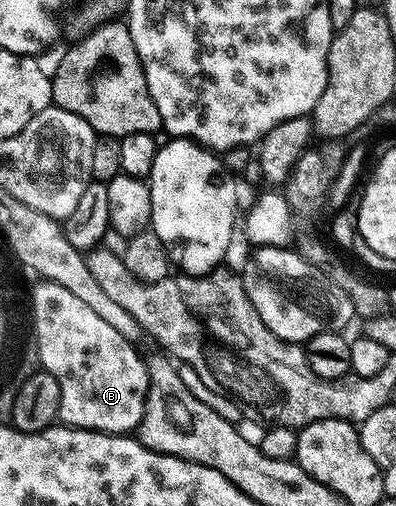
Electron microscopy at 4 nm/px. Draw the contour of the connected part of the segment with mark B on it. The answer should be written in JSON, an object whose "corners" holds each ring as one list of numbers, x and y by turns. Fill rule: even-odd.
{"corners":[[38,281,29,298,37,306,39,361,41,370,52,373,60,385,58,418,67,427,103,431,105,435,125,435,138,426,140,408,146,401,148,373,133,342,125,340,87,304,60,284]]}

